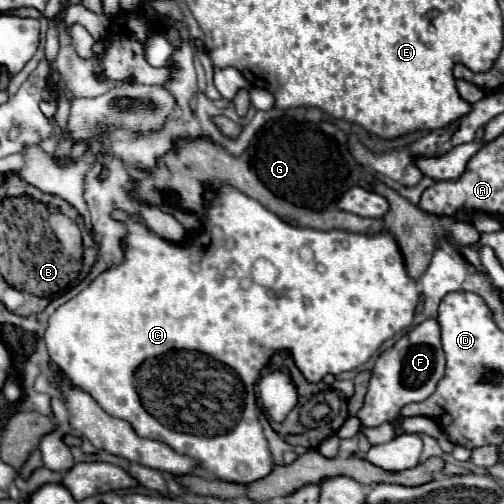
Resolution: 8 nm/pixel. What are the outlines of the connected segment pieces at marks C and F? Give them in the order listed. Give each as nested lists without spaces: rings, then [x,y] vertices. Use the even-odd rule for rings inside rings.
[[[223,185],[219,193],[217,191],[207,193],[207,199],[211,201],[211,209],[209,209],[207,217],[203,219],[207,229],[197,233],[197,241],[191,237],[185,245],[173,245],[171,241],[165,241],[159,235],[149,233],[143,225],[129,221],[127,215],[121,211],[113,213],[113,217],[125,221],[127,229],[129,229],[129,235],[125,237],[125,261],[119,267],[113,267],[113,269],[101,273],[85,291],[81,291],[77,297],[73,297],[65,305],[61,305],[49,317],[45,341],[47,341],[51,361],[59,363],[61,369],[71,377],[71,381],[75,381],[75,385],[81,387],[83,391],[91,393],[93,399],[97,399],[97,403],[109,415],[129,421],[139,437],[157,439],[161,443],[167,443],[177,453],[193,457],[195,461],[199,461],[199,469],[203,473],[213,473],[209,477],[217,477],[223,481],[235,481],[235,483],[251,483],[251,481],[265,477],[273,467],[273,459],[271,459],[267,439],[263,435],[261,425],[249,425],[249,403],[255,405],[255,381],[257,381],[263,365],[267,365],[269,357],[277,349],[289,349],[297,367],[313,383],[321,381],[325,377],[325,373],[337,375],[341,371],[351,371],[351,369],[363,365],[381,347],[383,341],[391,339],[395,333],[407,329],[413,323],[415,307],[419,303],[419,291],[417,291],[417,283],[407,275],[403,257],[397,249],[397,243],[393,241],[393,237],[389,233],[367,237],[367,235],[357,235],[357,233],[347,233],[347,231],[317,231],[317,229],[293,227],[289,223],[281,223],[281,219],[275,213],[271,213],[269,209],[265,209],[259,201],[247,197],[245,193],[241,193],[229,185]],[[211,227],[221,227],[225,241],[235,239],[231,257],[229,257],[229,251],[227,251],[227,255],[225,255],[225,251],[223,251],[223,255],[207,255],[209,253],[207,243],[213,241]],[[259,257],[269,259],[279,269],[279,277],[273,287],[257,285],[251,279],[251,265]]]
[[[427,319],[409,333],[405,333],[393,347],[385,349],[379,355],[373,367],[365,403],[357,413],[357,417],[361,419],[363,427],[375,427],[395,419],[403,405],[413,401],[425,401],[427,397],[431,397],[443,373],[445,373],[445,353],[441,347],[441,325],[437,319]]]

